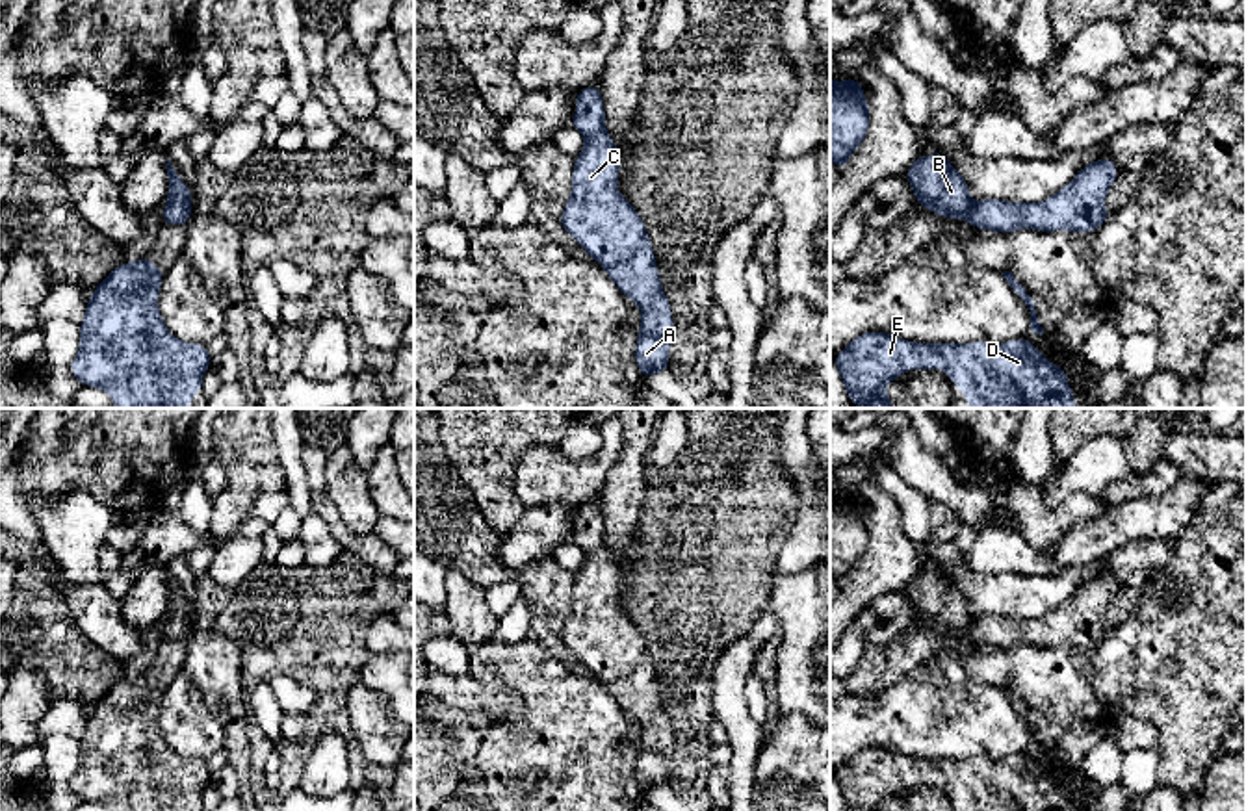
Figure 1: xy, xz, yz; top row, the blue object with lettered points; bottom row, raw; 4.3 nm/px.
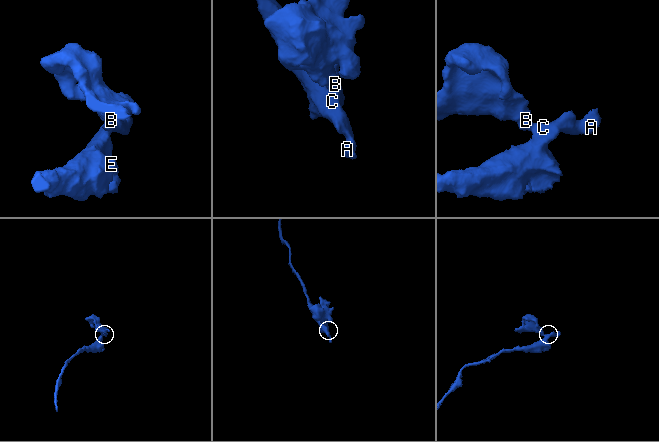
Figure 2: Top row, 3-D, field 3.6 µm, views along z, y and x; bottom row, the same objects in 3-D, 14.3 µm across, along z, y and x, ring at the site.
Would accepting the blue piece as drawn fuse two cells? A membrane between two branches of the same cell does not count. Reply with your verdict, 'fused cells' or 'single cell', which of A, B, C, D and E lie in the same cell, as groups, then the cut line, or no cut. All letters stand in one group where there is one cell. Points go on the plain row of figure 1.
fused cells; groups A C D E / B; cut xz (604, 544), (585, 552)

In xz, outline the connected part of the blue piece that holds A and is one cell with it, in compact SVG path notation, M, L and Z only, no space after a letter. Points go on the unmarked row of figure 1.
M605 546L585 551L574 575L572 611L561 629L561 644L641 724L635 776L644 796L668 785L674 739L644 638L617 605L618 588L620 572L611 551Z

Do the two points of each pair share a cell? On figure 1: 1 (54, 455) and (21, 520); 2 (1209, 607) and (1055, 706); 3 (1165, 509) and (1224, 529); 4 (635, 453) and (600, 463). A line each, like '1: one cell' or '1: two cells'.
1: two cells
2: one cell
3: two cells
4: two cells

